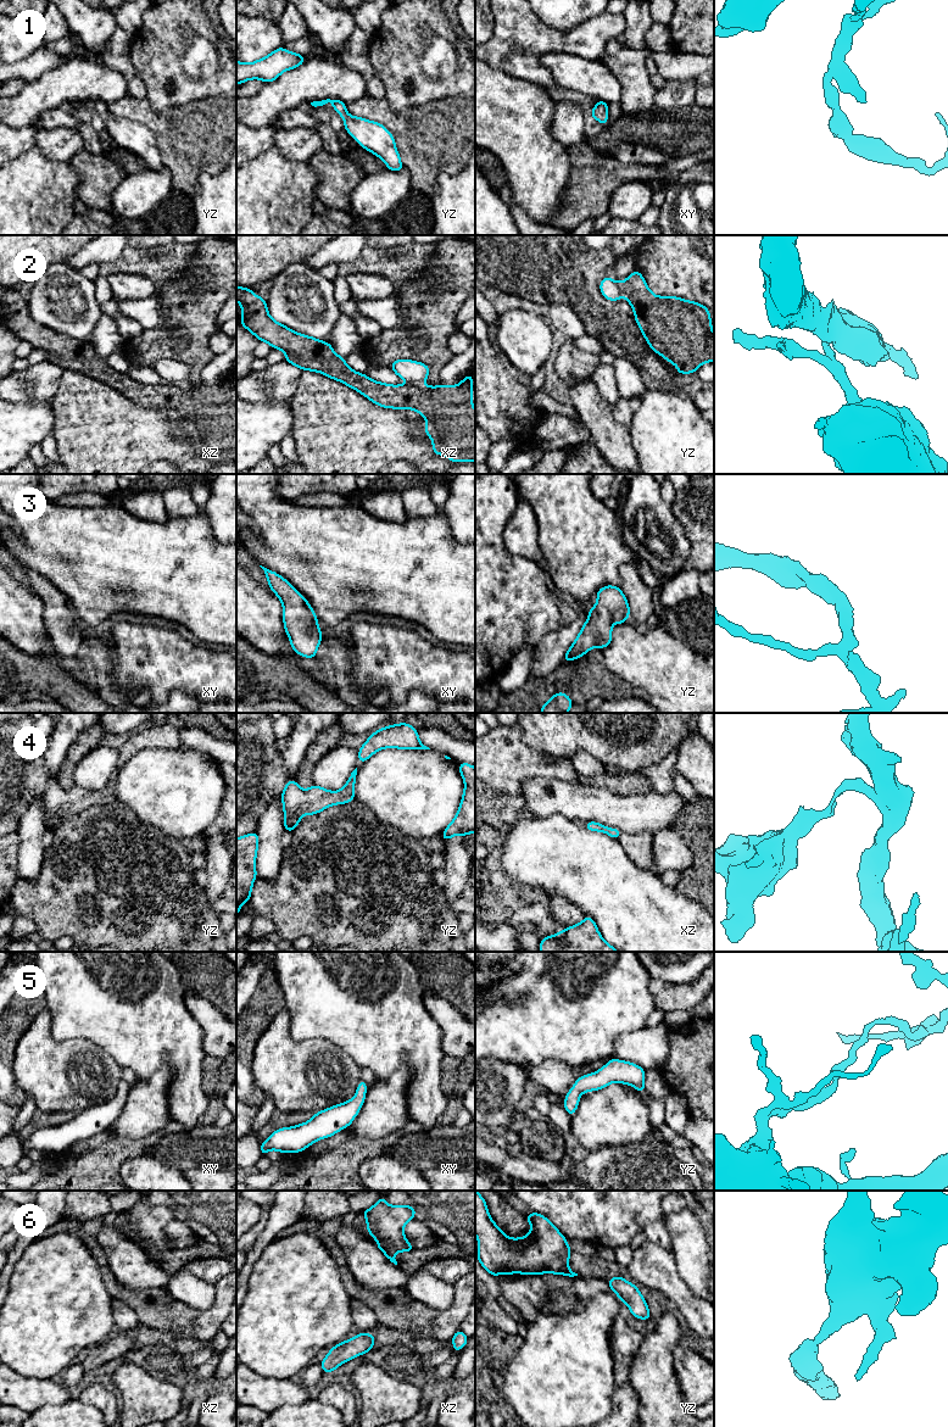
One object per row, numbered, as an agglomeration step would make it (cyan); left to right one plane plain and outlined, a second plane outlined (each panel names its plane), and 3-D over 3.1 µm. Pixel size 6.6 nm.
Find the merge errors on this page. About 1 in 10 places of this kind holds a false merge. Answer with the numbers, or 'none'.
2

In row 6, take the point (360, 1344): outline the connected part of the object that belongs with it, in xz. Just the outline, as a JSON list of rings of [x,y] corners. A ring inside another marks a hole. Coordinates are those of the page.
[[[358,1333],[356,1337],[330,1348],[329,1354],[320,1362],[322,1370],[323,1372],[333,1372],[341,1364],[357,1355],[364,1355],[374,1345],[374,1334]]]

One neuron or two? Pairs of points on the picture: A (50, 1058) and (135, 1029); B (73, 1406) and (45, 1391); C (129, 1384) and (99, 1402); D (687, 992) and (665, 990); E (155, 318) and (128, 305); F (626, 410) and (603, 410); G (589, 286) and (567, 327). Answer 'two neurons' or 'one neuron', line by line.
A: two neurons
B: two neurons
C: two neurons
D: one neuron
E: one neuron
F: one neuron
G: two neurons

